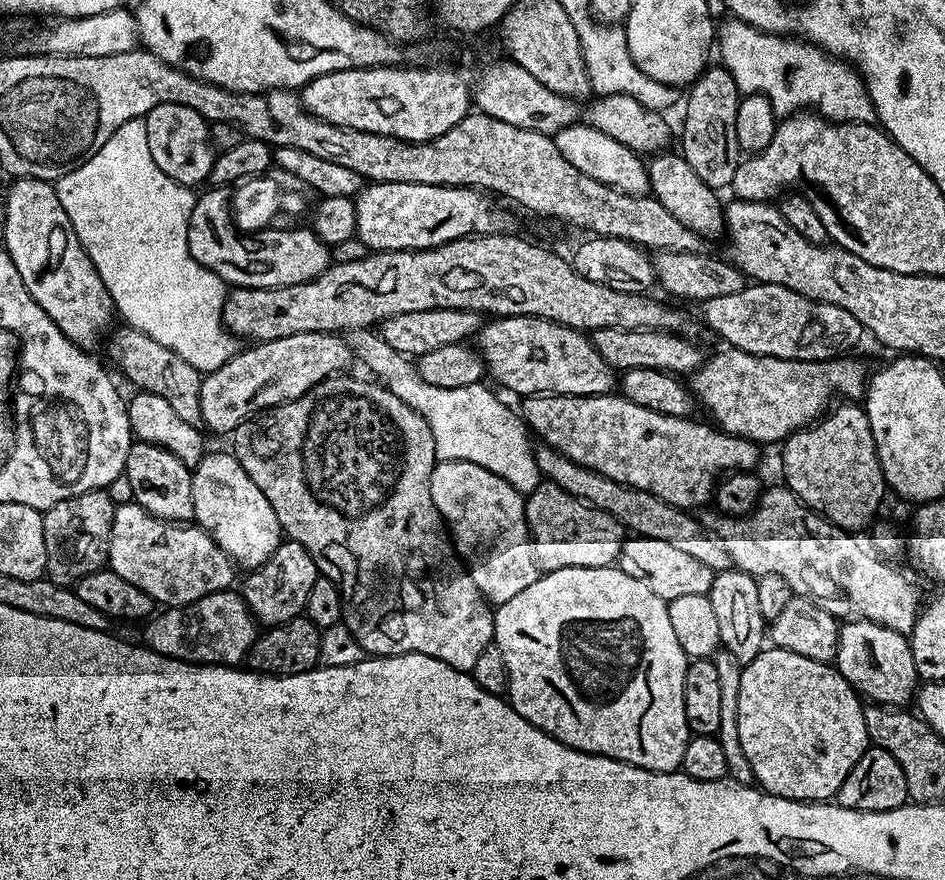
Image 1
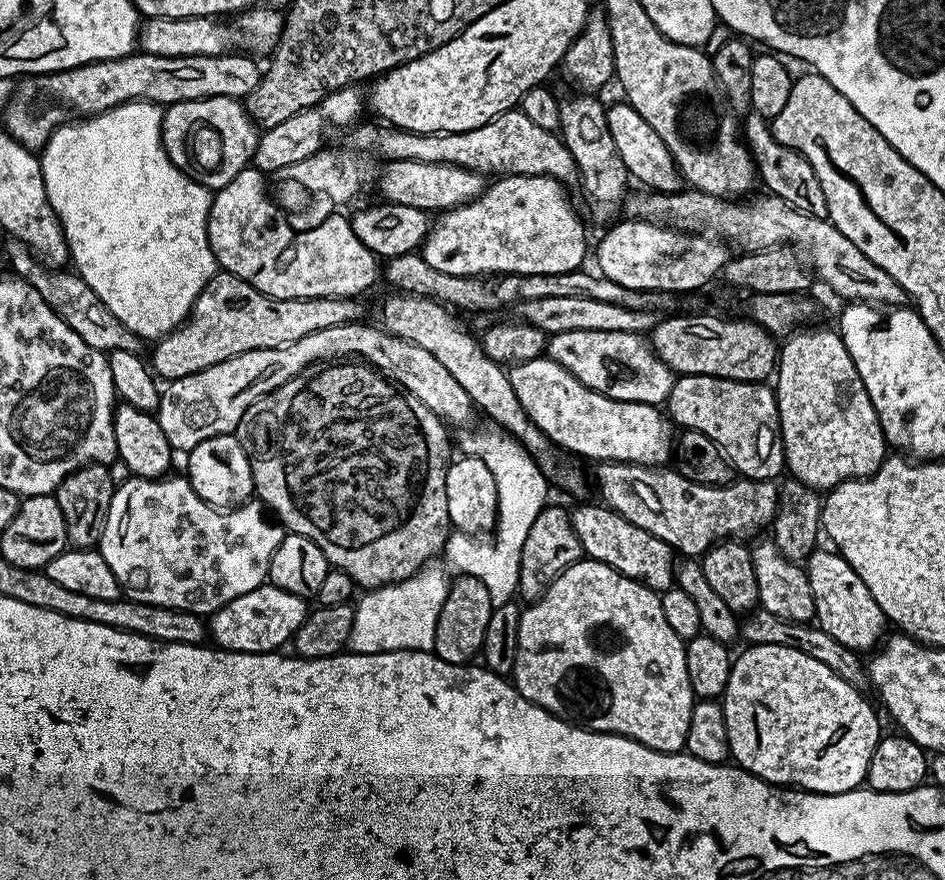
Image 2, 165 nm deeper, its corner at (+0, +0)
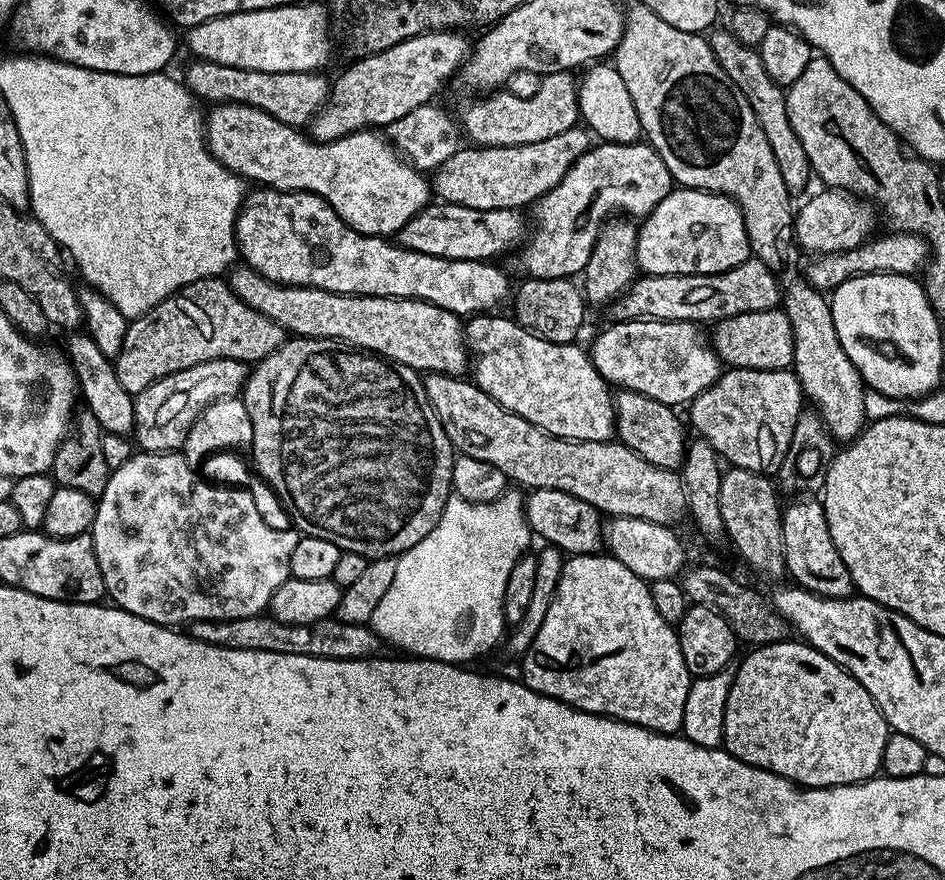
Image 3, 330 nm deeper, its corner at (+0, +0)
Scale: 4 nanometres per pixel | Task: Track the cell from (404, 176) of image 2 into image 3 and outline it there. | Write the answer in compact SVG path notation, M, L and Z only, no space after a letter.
M577 126L554 134L554 138L542 138L542 142L493 148L462 146L431 173L430 188L435 199L445 204L461 204L474 210L524 210L558 186L566 170L593 144L589 129Z

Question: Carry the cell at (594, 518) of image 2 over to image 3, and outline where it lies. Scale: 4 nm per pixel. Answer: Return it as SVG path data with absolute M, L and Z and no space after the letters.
M534 488L524 496L524 513L528 527L532 529L537 537L544 539L545 545L560 549L565 554L574 556L591 556L599 553L604 538L604 524L602 514L590 502L582 502L574 494L566 494L562 490L550 490L549 488Z

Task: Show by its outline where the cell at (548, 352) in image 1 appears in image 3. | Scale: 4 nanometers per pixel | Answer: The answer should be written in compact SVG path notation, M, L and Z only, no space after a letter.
M621 320L612 322L605 332L596 336L596 341L590 347L592 365L598 374L609 385L625 392L646 394L646 398L654 398L663 404L673 406L687 405L702 390L706 390L715 382L722 371L722 361L716 355L709 337L703 327L691 322L662 322L661 320Z

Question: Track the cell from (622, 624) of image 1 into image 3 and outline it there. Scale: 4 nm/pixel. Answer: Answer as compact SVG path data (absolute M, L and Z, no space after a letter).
M607 554L569 555L556 587L550 610L542 621L542 630L522 657L522 683L530 690L561 700L578 712L610 716L625 720L651 732L676 734L682 726L682 710L686 710L686 694L694 677L689 674L686 658L682 658L677 629L658 614L650 599L650 590L622 562Z

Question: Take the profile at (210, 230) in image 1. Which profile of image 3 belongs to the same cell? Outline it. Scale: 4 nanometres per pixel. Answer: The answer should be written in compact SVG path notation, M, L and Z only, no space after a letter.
M256 186L245 195L244 205L240 207L240 213L236 216L236 251L239 259L247 267L253 268L258 274L262 274L266 279L274 284L289 284L299 288L317 288L327 292L341 292L347 296L393 296L403 300L425 300L434 306L442 306L442 310L450 310L454 315L461 318L471 317L473 314L483 313L485 310L496 310L504 299L509 299L508 276L499 268L499 263L486 260L447 260L446 258L434 258L430 254L418 254L414 250L406 250L401 244L393 242L391 239L382 236L367 236L358 230L354 230L345 222L339 214L324 201L321 196L316 196L313 192L279 192L276 188L265 188Z

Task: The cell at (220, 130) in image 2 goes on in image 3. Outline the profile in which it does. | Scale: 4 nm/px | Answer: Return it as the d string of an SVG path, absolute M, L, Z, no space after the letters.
M218 104L211 111L212 113L209 111L206 116L204 138L208 141L208 149L212 151L212 157L218 162L222 162L222 166L226 166L235 176L239 176L245 181L251 182L251 180L256 180L252 182L265 188L276 188L279 192L313 192L316 196L321 196L349 226L362 234L366 234L367 236L382 236L385 238L395 237L396 233L402 230L402 226L406 226L406 222L410 222L410 218L414 218L414 214L421 212L430 202L429 177L421 172L420 169L413 168L379 131L365 130L363 132L355 132L349 136L338 138L334 142L319 144L316 140L305 135L303 131L292 128L288 124L278 122L278 118L274 118L254 106L246 106L245 104Z

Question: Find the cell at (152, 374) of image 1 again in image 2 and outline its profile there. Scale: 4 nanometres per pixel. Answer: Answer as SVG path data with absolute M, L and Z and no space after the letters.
M11 238L5 241L4 252L8 255L9 262L12 263L11 271L27 280L30 286L34 286L34 290L42 294L42 302L46 302L46 306L50 306L50 310L54 310L58 318L62 318L62 322L66 322L66 326L70 326L70 330L74 330L74 334L78 334L78 338L86 342L88 348L105 354L118 350L137 353L141 351L140 337L135 336L126 326L122 326L122 322L118 322L118 318L114 318L114 314L106 310L102 298L98 298L98 294L94 294L94 290L90 290L90 286L86 286L86 282L76 275L75 271L43 268L29 254L28 247L22 242Z

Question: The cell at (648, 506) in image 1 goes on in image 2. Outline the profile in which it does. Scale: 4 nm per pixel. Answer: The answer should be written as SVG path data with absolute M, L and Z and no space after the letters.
M392 294L392 297L384 304L384 321L382 327L384 331L392 336L397 336L400 340L414 342L414 346L422 346L422 350L430 350L446 370L450 370L450 378L470 394L473 405L480 408L493 420L491 423L497 429L503 430L512 439L516 440L523 448L531 454L532 459L539 464L545 476L553 485L556 484L564 492L569 492L576 498L584 498L588 492L588 484L584 481L584 472L571 459L564 460L561 464L556 464L552 457L554 445L538 426L530 422L526 410L522 410L522 402L518 402L518 394L514 394L514 386L510 386L505 365L495 364L489 356L484 353L479 339L471 336L454 317L444 304L436 299L428 299L425 296Z

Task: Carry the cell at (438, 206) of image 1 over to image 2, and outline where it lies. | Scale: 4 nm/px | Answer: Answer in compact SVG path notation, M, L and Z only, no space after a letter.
M501 175L499 178L487 185L482 195L466 202L457 208L449 208L447 212L439 213L435 217L434 223L428 229L428 237L422 245L422 255L426 262L443 274L458 276L477 276L483 277L485 274L507 274L514 275L548 275L548 274L566 274L568 271L579 269L584 263L584 255L589 255L590 244L584 237L584 224L580 221L578 213L572 209L572 204L568 201L568 192L561 181L550 178L549 176L506 176Z

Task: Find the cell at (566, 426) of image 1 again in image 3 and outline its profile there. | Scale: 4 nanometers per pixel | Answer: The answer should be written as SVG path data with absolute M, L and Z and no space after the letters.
M476 314L467 321L466 339L471 355L474 357L474 372L476 368L476 376L474 375L474 383L477 384L486 394L490 394L498 401L506 410L510 410L514 414L518 414L522 418L526 418L526 422L536 425L544 432L548 432L552 436L560 436L564 440L585 440L586 442L602 442L603 440L612 440L616 436L616 405L614 403L613 393L610 391L608 381L603 380L598 374L598 370L592 365L592 357L587 351L584 352L579 348L579 343L559 344L558 342L550 342L544 340L540 336L535 336L529 332L521 324L516 323L515 319L504 316L496 316L500 314Z

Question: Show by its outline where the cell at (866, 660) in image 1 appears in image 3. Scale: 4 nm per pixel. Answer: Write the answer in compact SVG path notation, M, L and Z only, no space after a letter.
M796 498L792 505L782 512L782 546L784 547L784 566L787 575L793 576L799 587L826 598L842 598L853 595L854 589L850 570L838 554L830 538L830 526L826 522L824 505L816 498Z

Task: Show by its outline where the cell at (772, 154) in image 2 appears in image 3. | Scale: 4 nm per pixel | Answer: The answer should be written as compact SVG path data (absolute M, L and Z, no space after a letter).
M730 31L715 32L707 37L707 42L712 47L718 66L722 66L730 82L734 82L734 86L746 94L746 102L750 102L750 110L754 110L754 118L758 118L758 126L762 126L762 134L766 134L766 142L770 142L770 150L774 150L774 162L778 162L778 170L782 170L782 182L786 182L789 192L799 194L814 180L814 173L810 158L806 158L806 150L802 150L802 142L798 142L798 134L794 134L794 126L790 126L785 89L774 82L770 74L766 74L766 66L762 66L760 53L753 45L738 42Z

